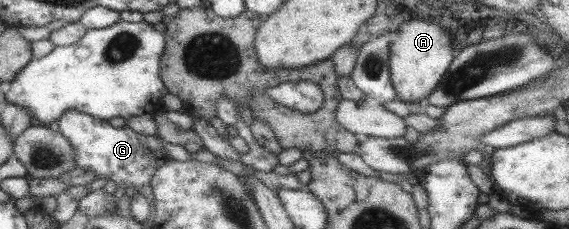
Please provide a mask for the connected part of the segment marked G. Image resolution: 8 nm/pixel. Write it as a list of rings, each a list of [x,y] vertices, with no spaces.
[[[69,109],[58,121],[59,131],[73,144],[77,157],[75,165],[91,168],[98,178],[107,177],[127,188],[150,184],[157,168],[173,159],[163,148],[159,135],[143,135],[125,125],[117,128],[108,121],[79,110]]]

